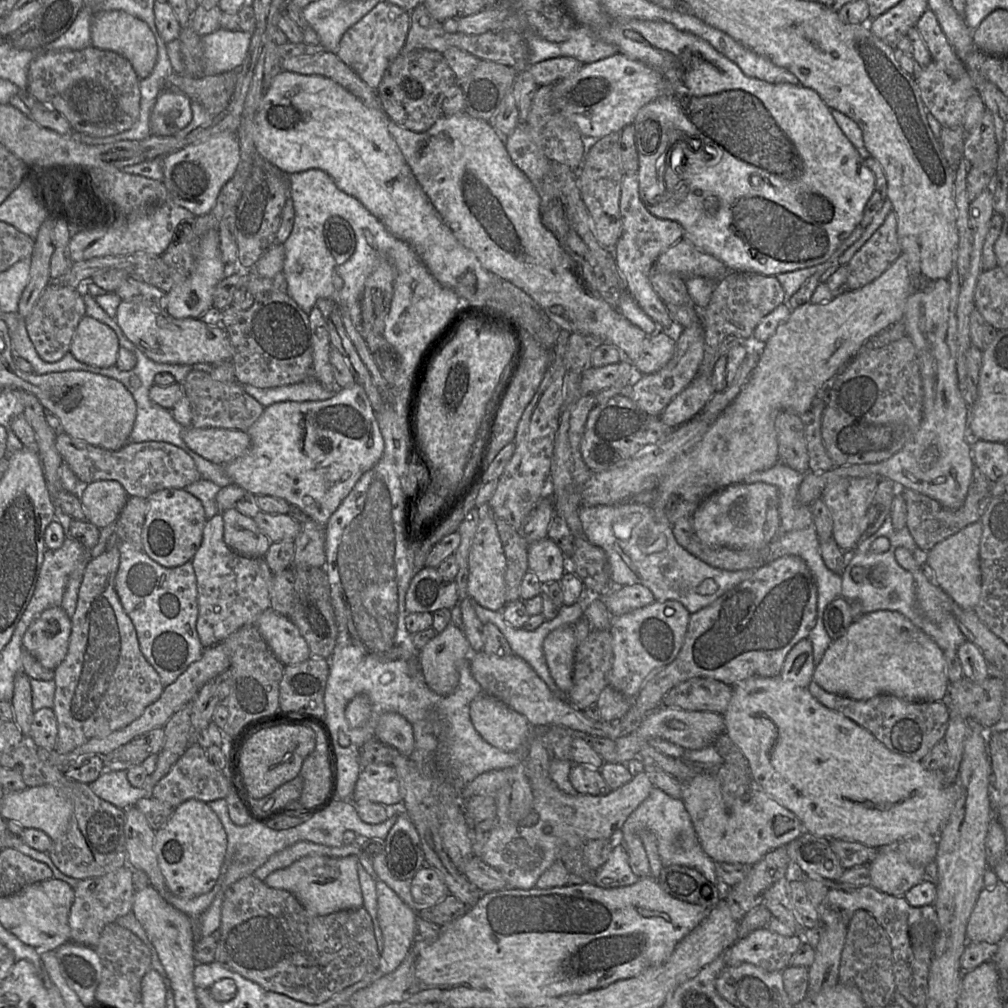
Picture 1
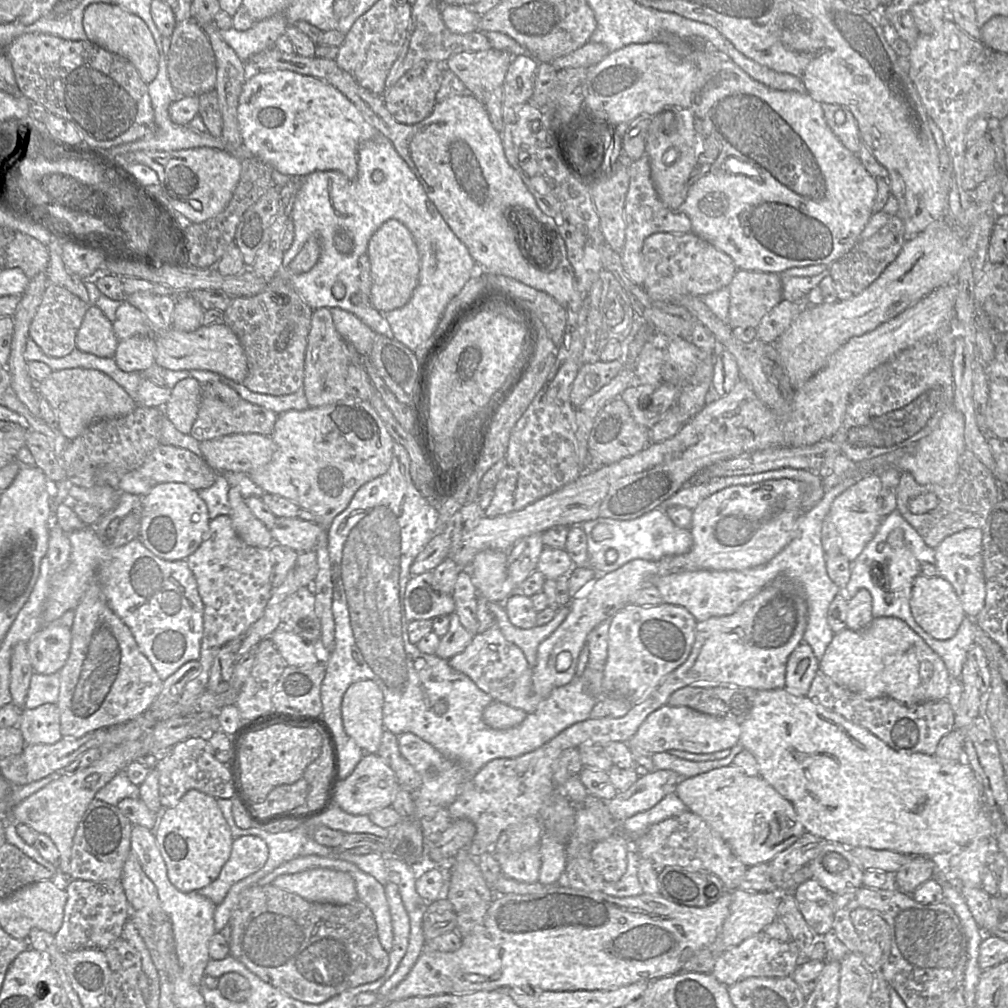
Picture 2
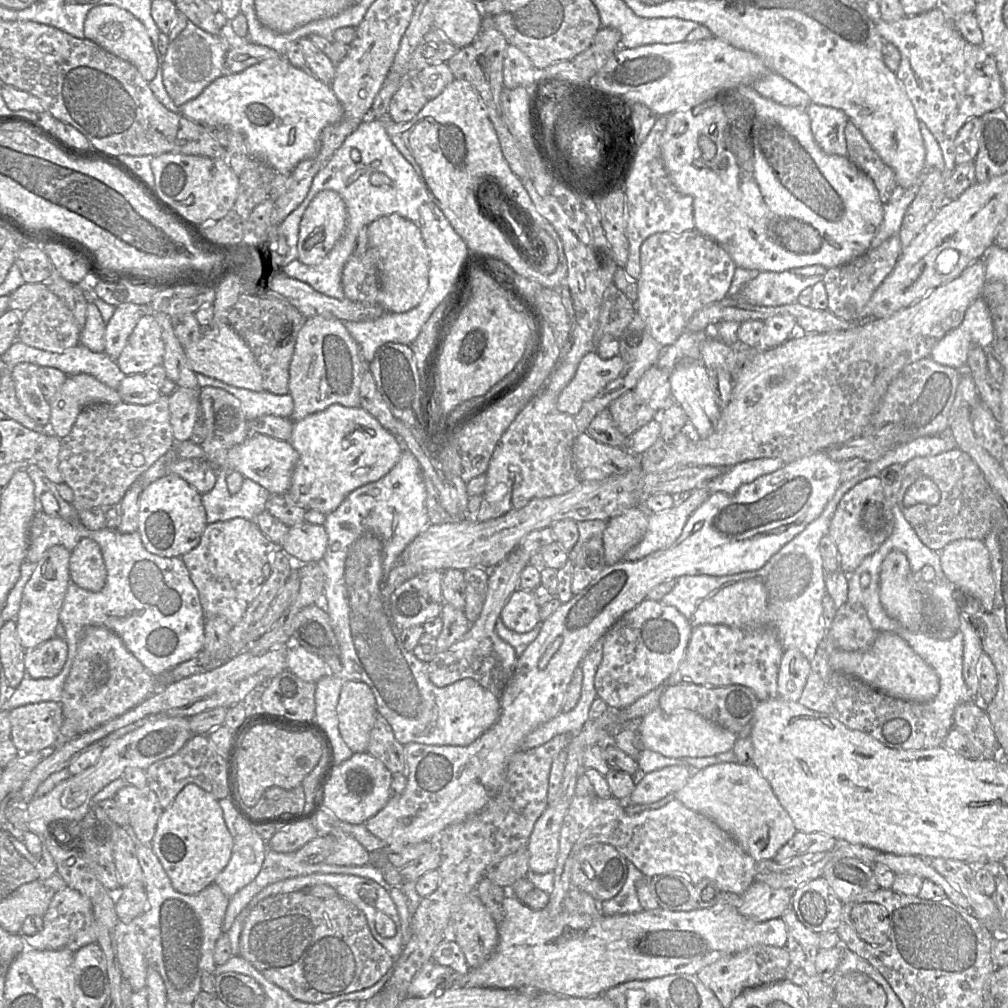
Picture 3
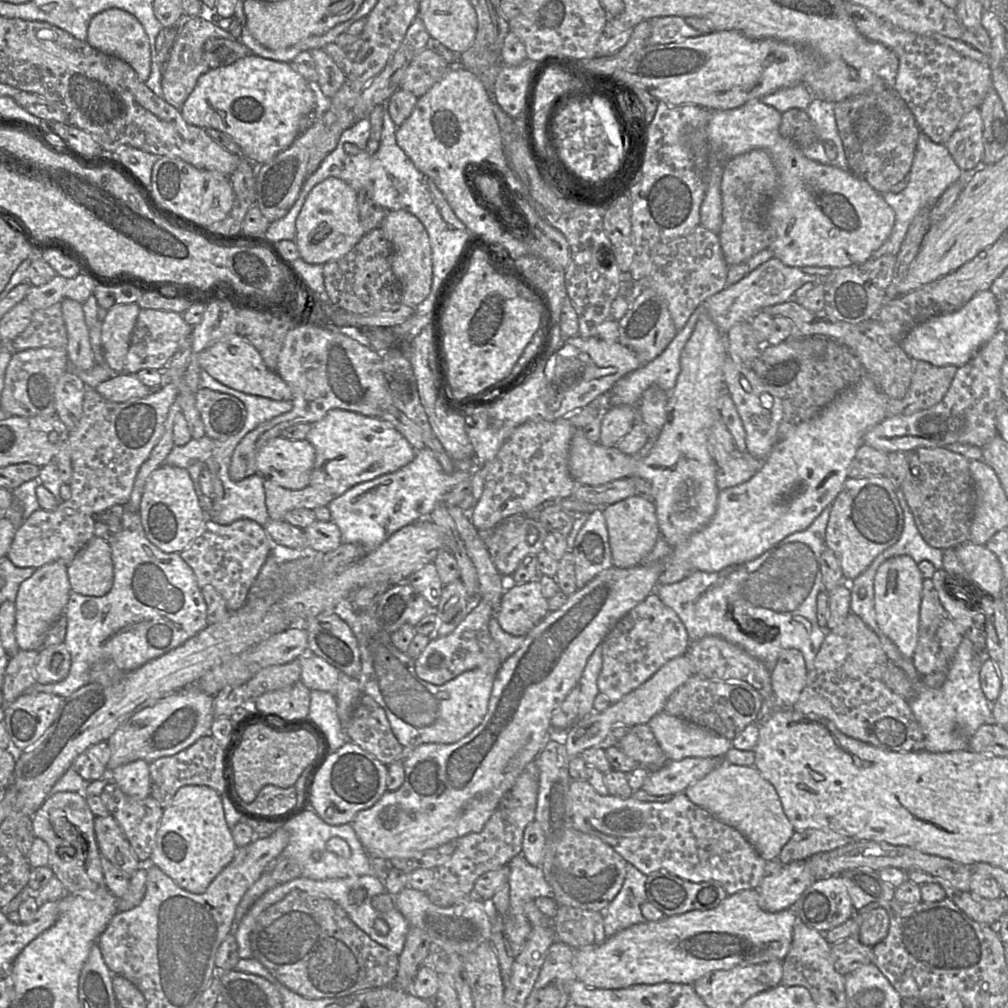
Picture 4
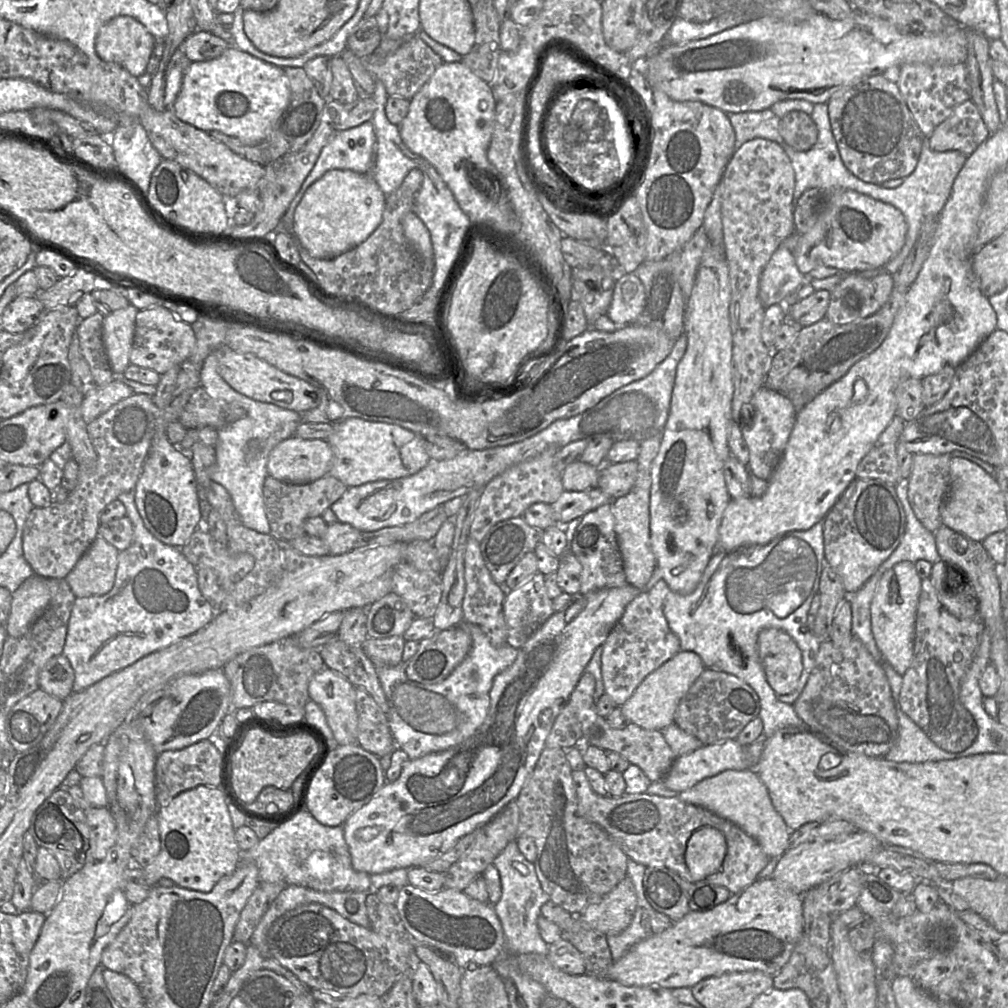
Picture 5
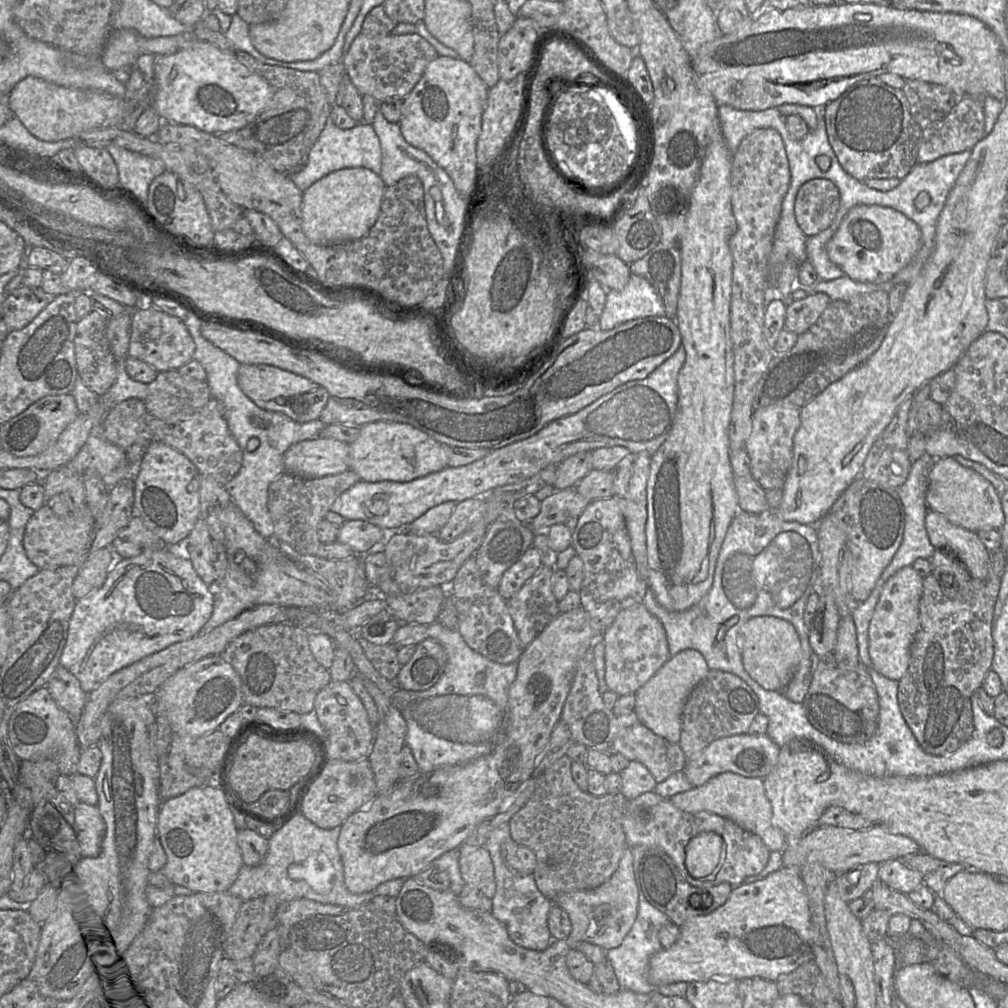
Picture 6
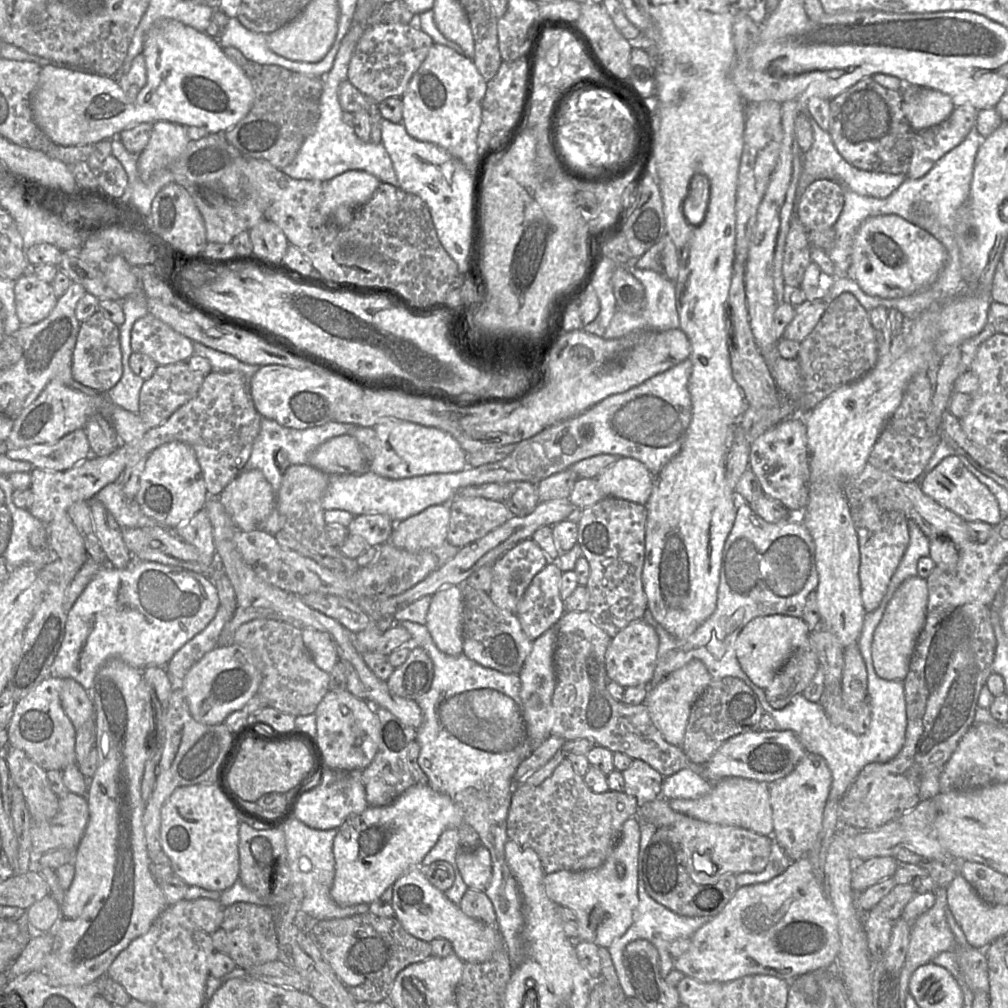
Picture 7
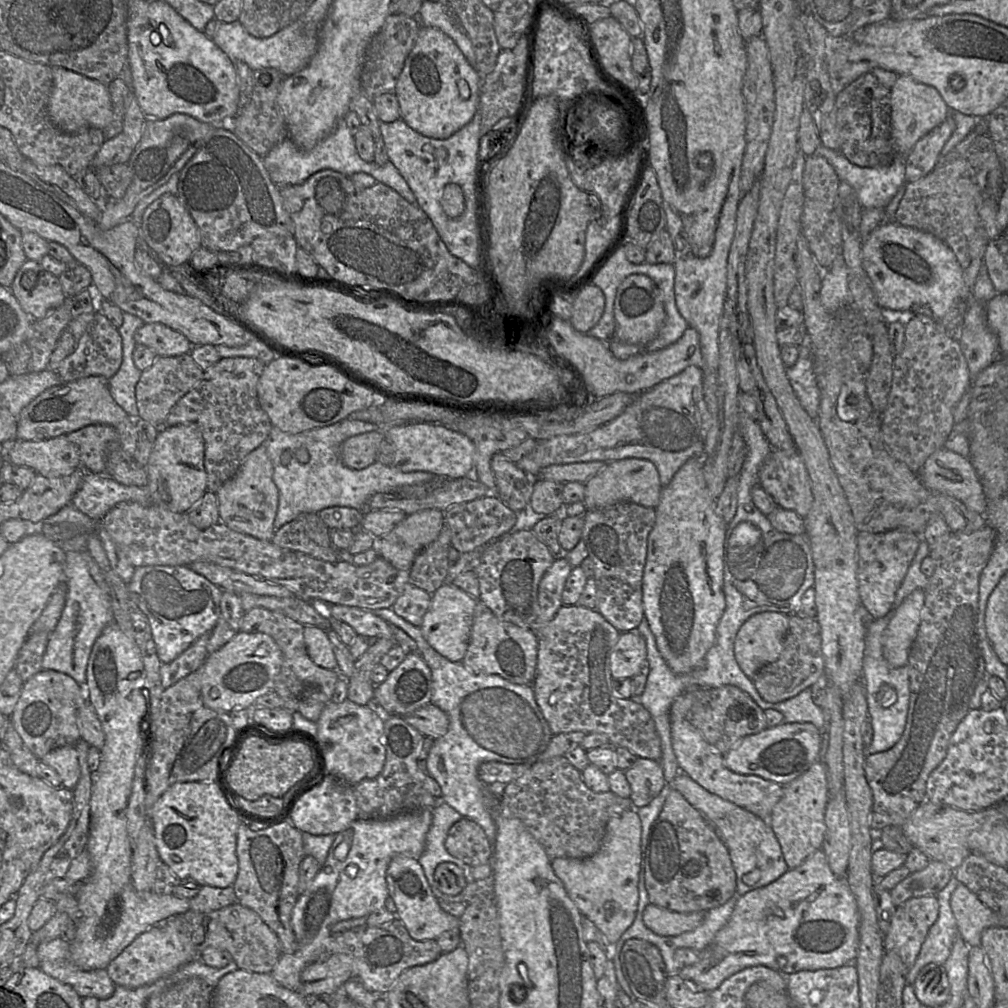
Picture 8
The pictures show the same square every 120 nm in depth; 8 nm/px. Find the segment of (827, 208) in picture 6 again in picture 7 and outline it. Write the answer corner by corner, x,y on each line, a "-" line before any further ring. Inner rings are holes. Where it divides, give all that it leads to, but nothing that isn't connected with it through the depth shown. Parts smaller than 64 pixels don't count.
817,179
799,198
796,217
806,230
834,227
844,205
844,187
837,181

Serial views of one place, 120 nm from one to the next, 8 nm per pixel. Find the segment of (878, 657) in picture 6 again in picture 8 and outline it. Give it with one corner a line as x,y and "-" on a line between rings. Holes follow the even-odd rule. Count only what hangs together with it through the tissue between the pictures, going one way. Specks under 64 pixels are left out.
916,589
895,610
883,635
883,656
894,668
908,664
925,602
925,591

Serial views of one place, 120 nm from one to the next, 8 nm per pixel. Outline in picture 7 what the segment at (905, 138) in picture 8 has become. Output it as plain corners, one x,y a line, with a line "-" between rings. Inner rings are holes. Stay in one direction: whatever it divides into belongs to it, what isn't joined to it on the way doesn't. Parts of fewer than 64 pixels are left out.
904,86
901,93
903,113
916,133
942,123
955,108
951,97
937,90

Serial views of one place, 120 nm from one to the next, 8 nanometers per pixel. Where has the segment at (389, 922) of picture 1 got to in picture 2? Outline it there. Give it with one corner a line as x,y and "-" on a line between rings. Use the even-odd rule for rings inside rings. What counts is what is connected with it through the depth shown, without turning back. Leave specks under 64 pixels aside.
388,882
384,886
384,891
390,910
393,932
393,945
389,952
389,964
382,977
374,982
360,985
358,994
376,992
394,974
408,948
410,919
401,899
398,885

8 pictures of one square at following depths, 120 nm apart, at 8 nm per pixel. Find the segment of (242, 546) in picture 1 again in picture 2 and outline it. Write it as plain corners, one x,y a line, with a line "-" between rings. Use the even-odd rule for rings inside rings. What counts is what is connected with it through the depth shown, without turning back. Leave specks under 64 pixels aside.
230,486
228,499
231,507
229,516
239,537
251,546
270,548
274,543
270,529
254,516
237,487

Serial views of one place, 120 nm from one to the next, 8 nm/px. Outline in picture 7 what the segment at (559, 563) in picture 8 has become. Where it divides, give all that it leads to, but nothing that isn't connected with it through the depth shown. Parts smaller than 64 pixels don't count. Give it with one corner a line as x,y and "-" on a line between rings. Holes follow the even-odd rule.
549,561
534,576
518,602
515,615
532,641
553,627
565,612
559,592
562,573
557,561

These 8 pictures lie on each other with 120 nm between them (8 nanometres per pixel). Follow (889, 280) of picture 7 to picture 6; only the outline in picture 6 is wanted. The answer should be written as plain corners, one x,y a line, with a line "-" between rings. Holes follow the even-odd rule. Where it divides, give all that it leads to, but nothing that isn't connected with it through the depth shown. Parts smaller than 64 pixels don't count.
878,205
854,206
826,245
829,259
845,275
863,283
883,283
893,278
914,257
921,245
919,226
904,214

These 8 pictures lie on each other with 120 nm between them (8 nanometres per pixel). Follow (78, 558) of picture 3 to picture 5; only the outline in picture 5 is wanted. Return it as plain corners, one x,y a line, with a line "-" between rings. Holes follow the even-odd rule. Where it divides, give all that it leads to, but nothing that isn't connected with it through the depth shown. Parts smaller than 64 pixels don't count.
97,537
64,578
76,597
101,596
115,582
119,550

